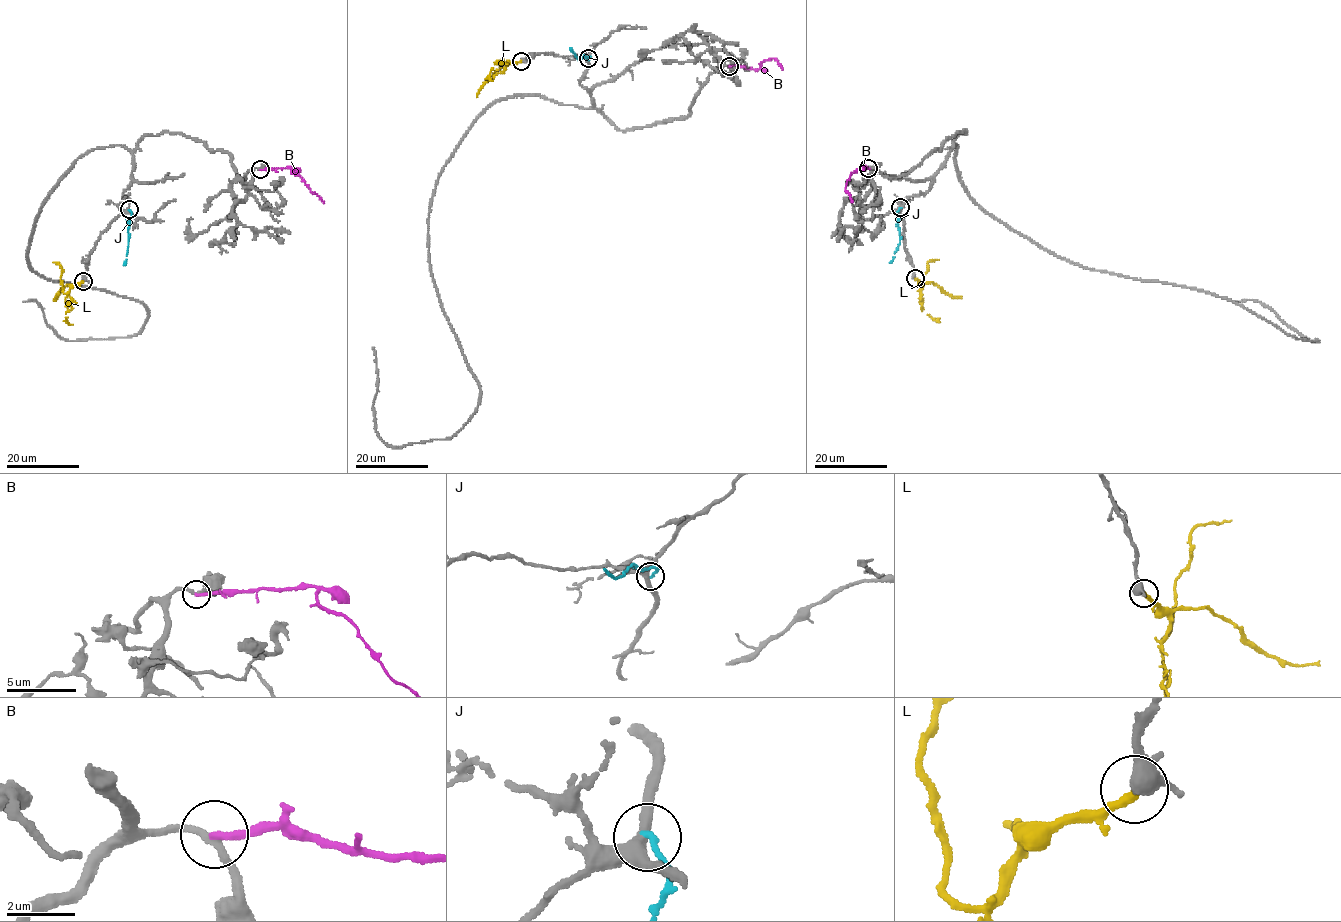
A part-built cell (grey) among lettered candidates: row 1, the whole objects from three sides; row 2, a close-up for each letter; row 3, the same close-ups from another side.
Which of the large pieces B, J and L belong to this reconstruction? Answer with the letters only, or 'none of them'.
L

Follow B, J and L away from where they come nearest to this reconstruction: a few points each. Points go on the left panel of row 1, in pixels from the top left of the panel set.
B: (260, 169), (290, 167), (324, 203)
J: (128, 209), (128, 245), (123, 264)
L: (83, 281), (65, 294), (60, 278), (61, 266), (54, 262)

